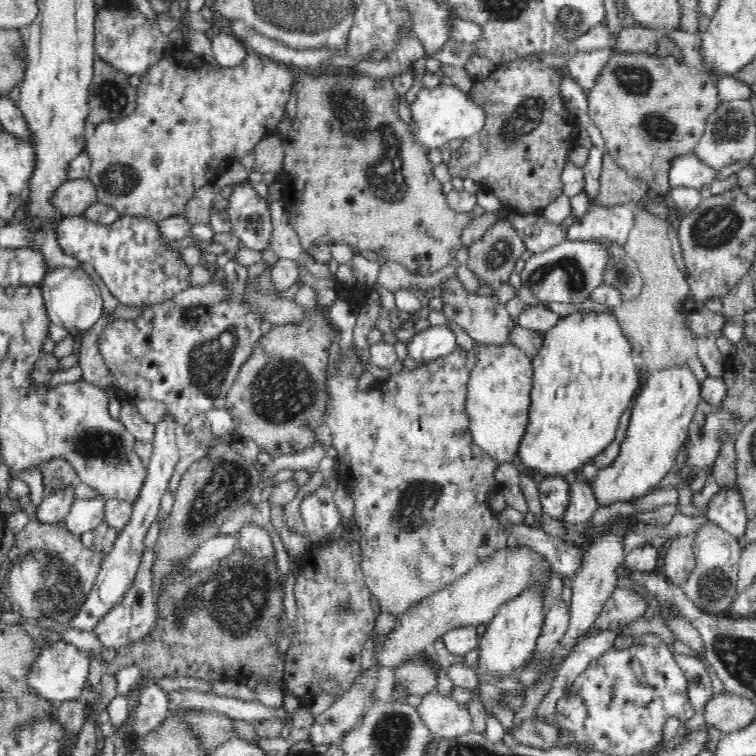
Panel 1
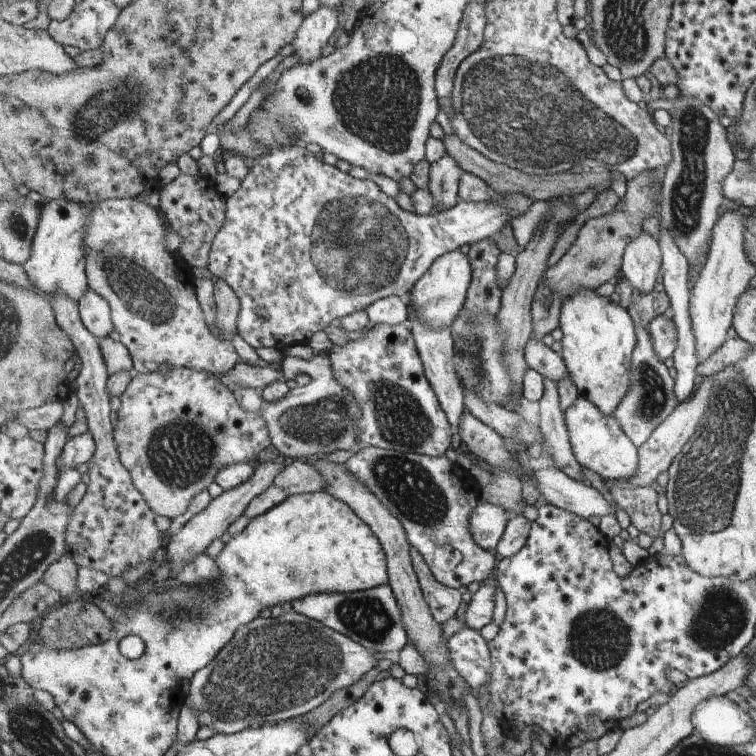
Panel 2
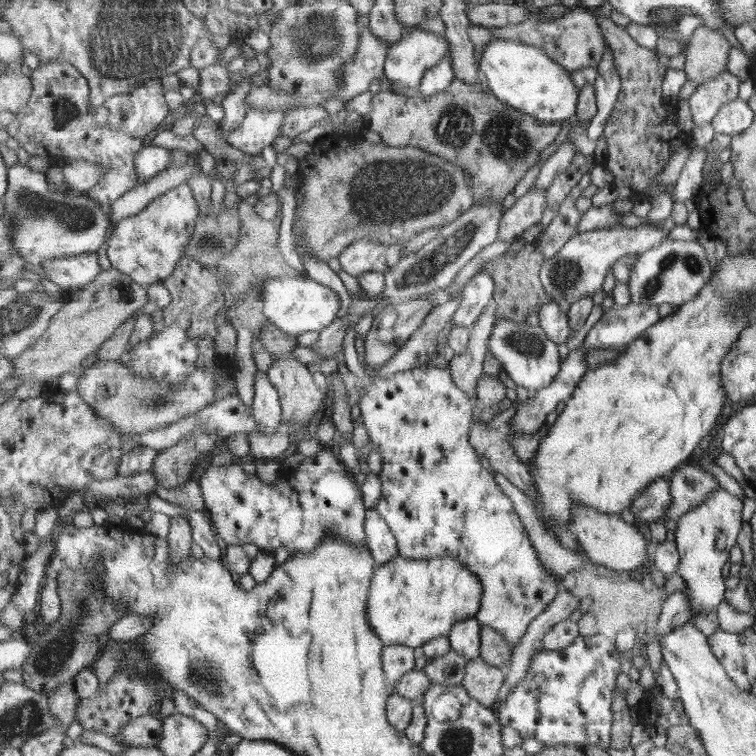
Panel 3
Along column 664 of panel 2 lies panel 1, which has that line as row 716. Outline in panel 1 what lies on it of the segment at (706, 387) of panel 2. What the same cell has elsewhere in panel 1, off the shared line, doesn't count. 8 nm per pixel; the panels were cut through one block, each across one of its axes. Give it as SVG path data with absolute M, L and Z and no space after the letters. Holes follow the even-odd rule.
M438 692L428 694L417 702L417 708L424 723L438 738L459 738L473 732L468 706L452 696L442 696Z

